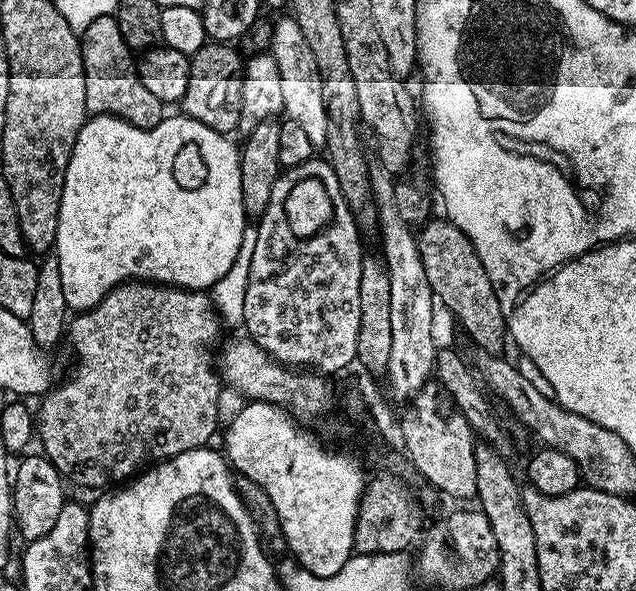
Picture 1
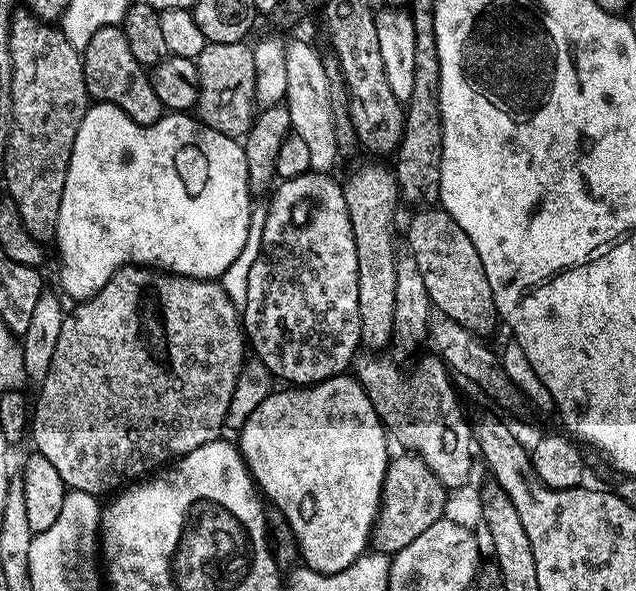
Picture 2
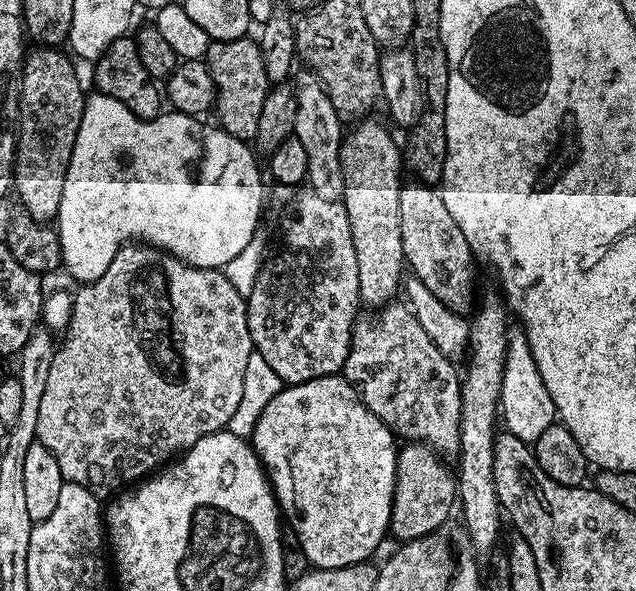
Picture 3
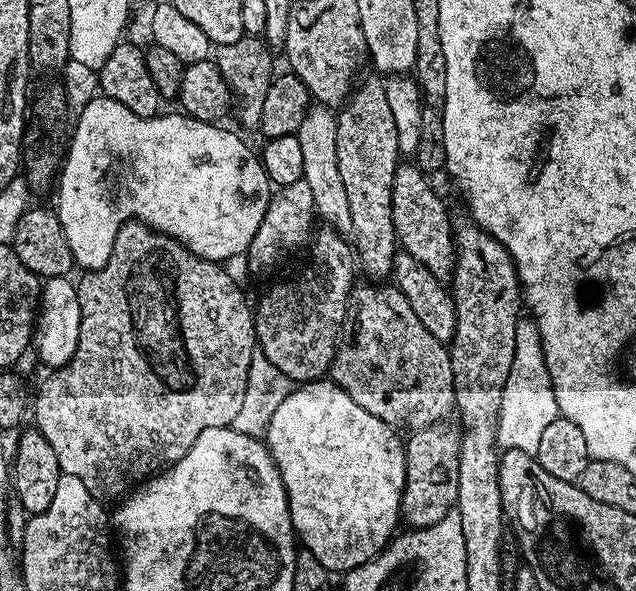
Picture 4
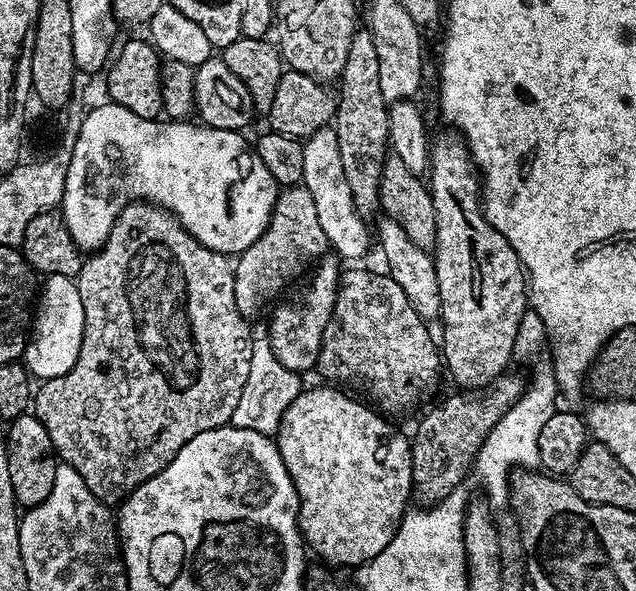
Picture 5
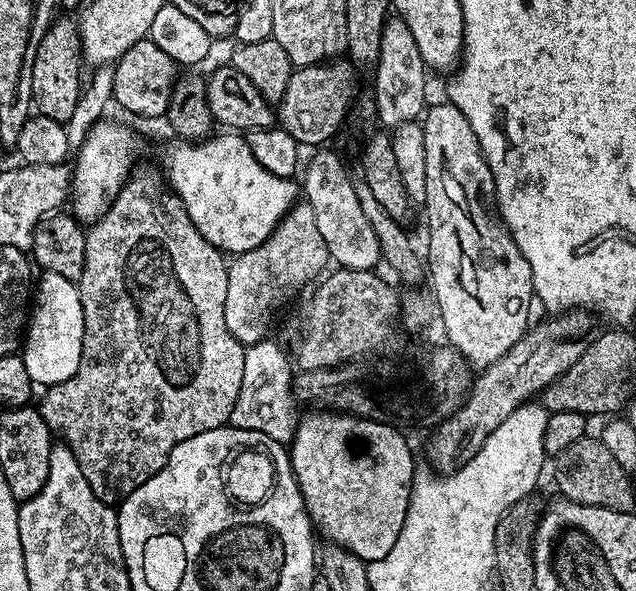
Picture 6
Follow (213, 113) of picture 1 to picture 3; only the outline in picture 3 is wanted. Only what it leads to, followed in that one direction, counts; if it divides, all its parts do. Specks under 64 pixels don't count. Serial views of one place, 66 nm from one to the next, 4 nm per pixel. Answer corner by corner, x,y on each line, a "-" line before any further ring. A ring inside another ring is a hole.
255,39
213,40
208,45
206,63
210,78
214,78
216,103
214,113
219,127
229,132
234,138
245,142
256,139
258,117
262,114
262,102
270,90
270,81
262,58
262,50

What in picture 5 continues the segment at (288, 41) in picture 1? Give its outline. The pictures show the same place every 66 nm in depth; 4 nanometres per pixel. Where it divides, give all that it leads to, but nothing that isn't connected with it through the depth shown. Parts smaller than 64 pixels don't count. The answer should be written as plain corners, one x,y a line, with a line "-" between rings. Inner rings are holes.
329,126
327,128
318,128
318,129
315,129
315,131
313,131
311,135
309,136
312,136
312,137
310,137
309,140
305,139
303,141
304,149
302,150
302,174
304,175
304,179
302,183
304,185
304,188
306,190
310,190
310,195
314,197
314,211
318,213
318,222
322,226
322,234
326,234
326,238
328,239
329,249
331,249
331,251
335,253
335,255
339,257
341,261
344,261
344,262
363,261
360,259
362,259
363,256
366,255
368,252
368,230
370,234
370,228
369,228
369,225
368,225
368,228
366,225
364,225
364,224
367,224
365,217
362,217
358,214
358,210
354,206
354,198
350,194
350,185
346,183
346,174
342,174
342,158
338,154
338,138
336,137
336,129
335,127
332,127
332,126

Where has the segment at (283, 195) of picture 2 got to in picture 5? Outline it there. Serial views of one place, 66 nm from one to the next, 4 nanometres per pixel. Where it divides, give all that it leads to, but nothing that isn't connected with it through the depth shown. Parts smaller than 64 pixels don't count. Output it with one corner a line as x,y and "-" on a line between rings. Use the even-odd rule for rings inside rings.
328,254
315,265
314,271
316,273
312,276
309,288
290,300
281,299
271,309
272,317
268,320
267,351
274,358
278,358
278,362
282,362
286,370
297,374
305,374
304,372
308,371
311,373
316,367
316,359
322,350
324,331
334,310
336,290
340,287
342,264
335,255

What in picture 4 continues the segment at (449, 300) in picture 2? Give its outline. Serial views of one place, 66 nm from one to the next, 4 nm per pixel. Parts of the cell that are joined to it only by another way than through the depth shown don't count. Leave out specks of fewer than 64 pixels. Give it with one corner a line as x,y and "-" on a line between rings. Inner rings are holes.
402,162
394,174
392,191
392,217
396,231
396,243
403,251
417,259
430,270
434,278
447,281
456,266
456,242
454,226
448,222
448,208
444,200
432,189
427,175
415,163

